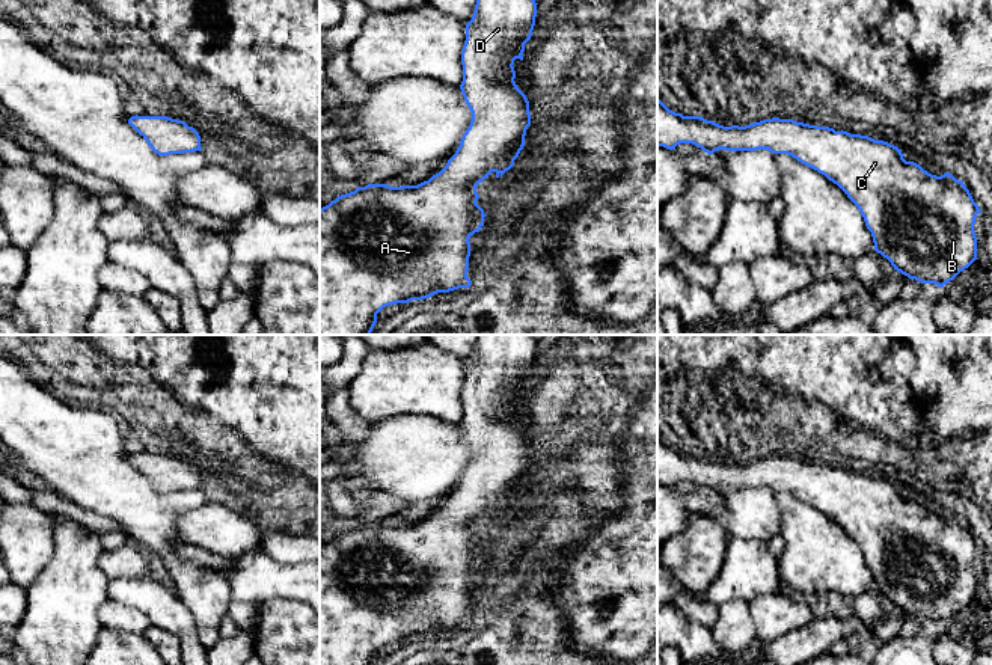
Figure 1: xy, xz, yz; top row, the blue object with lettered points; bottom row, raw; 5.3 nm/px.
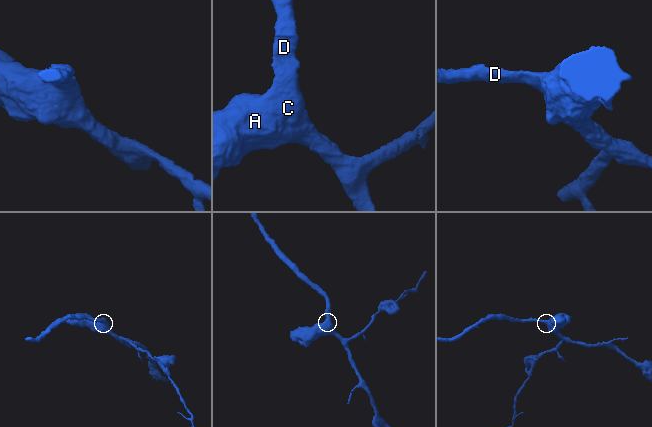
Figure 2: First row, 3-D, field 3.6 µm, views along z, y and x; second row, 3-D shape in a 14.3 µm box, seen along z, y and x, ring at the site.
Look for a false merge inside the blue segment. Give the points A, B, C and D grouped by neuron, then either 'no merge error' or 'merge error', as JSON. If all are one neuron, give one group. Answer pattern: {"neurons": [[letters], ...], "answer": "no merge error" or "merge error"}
{"neurons": [["A", "B", "C", "D"]], "answer": "no merge error"}

